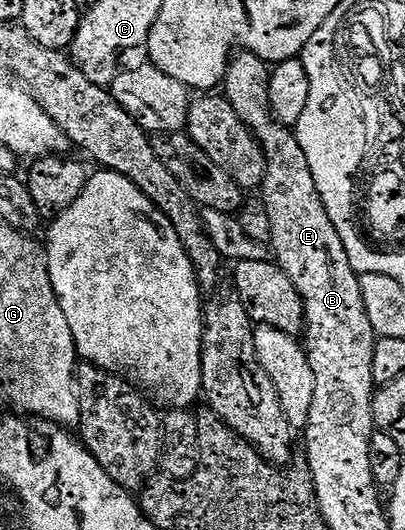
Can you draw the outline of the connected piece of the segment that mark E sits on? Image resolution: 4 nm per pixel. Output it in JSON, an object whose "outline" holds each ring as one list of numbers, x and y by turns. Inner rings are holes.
{"outline":[[249,52,235,53,226,68,224,97,232,108,236,108,236,116,240,116,240,120,244,120,246,127,253,132,266,157,266,175,260,187,260,201,266,207,268,220,272,220,269,245,273,257,279,266,290,266,289,274,298,274,298,278,310,278,310,274,314,274,314,278,318,278,318,274,346,274,342,266,346,266,348,252,342,254,344,244,338,246,340,236,320,200,320,192,316,192,316,180,312,180,312,168,308,168,304,148,300,148,297,133,291,127,289,130,281,126,270,111,270,70,271,67,260,56],[306,262,310,262,310,266,322,266,322,270,306,270]]}

